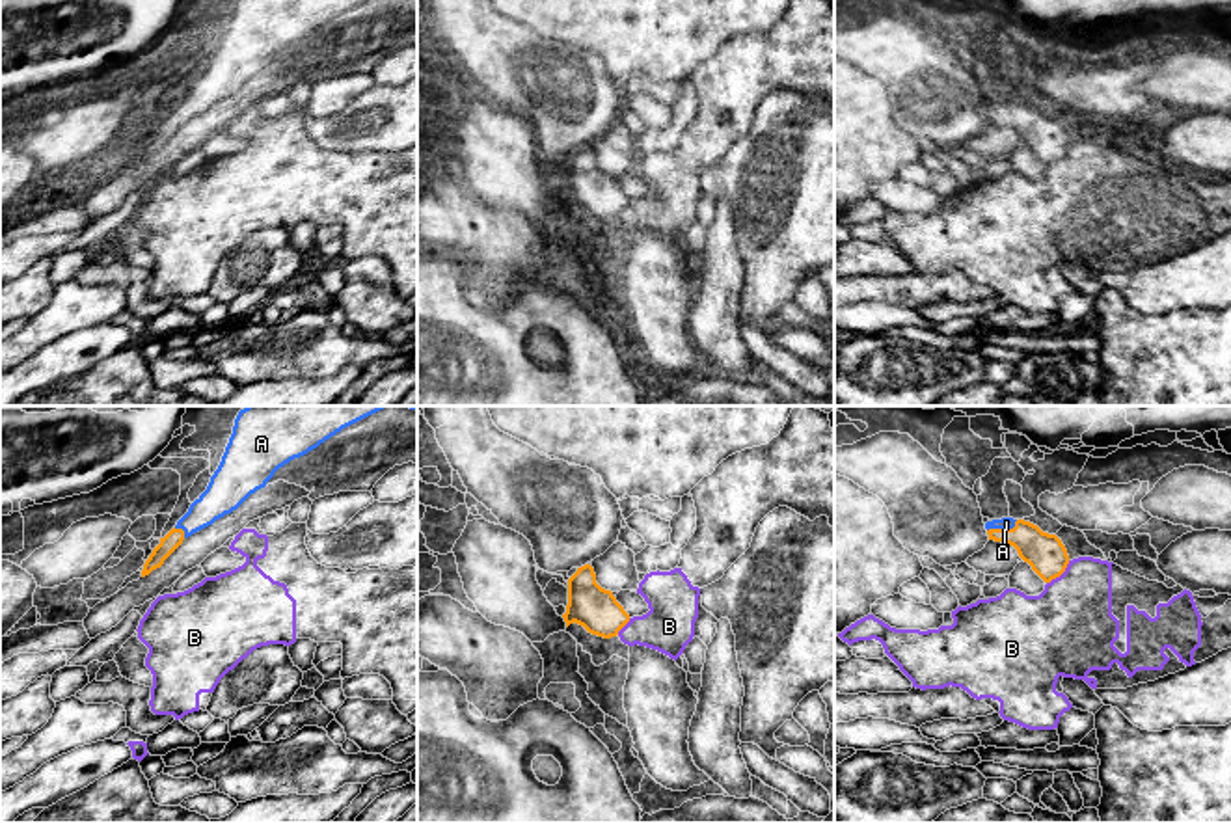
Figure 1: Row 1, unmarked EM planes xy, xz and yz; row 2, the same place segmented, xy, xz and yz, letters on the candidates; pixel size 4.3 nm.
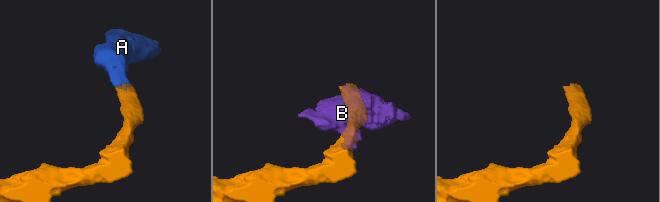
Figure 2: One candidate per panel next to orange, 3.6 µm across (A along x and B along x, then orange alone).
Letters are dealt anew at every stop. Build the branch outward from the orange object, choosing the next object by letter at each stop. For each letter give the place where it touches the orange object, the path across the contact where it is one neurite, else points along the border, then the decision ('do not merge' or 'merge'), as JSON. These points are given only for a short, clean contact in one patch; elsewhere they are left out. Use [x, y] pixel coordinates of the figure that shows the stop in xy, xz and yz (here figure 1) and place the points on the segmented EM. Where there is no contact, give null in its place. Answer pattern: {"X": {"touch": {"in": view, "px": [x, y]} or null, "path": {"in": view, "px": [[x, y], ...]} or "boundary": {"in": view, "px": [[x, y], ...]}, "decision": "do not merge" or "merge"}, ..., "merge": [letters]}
{"A": {"touch": {"in": "yz", "px": [1002, 529]}, "path": {"in": "yz", "px": [[1045, 553], [1023, 535], [1002, 529], [1006, 522]]}, "decision": "merge"}, "B": {"touch": {"in": "yz", "px": [1060, 574]}, "boundary": {"in": "yz", "px": [[1069, 561], [1047, 583]]}, "decision": "do not merge"}, "merge": ["A"]}

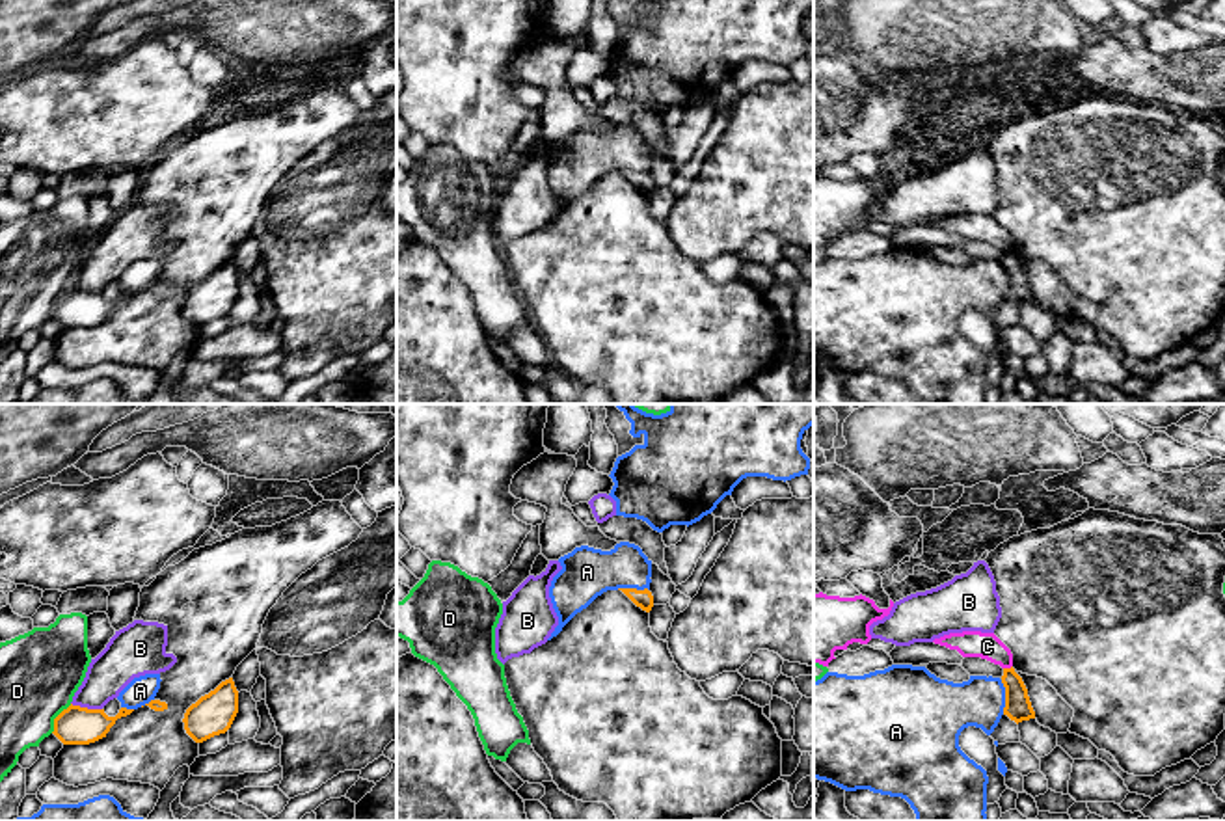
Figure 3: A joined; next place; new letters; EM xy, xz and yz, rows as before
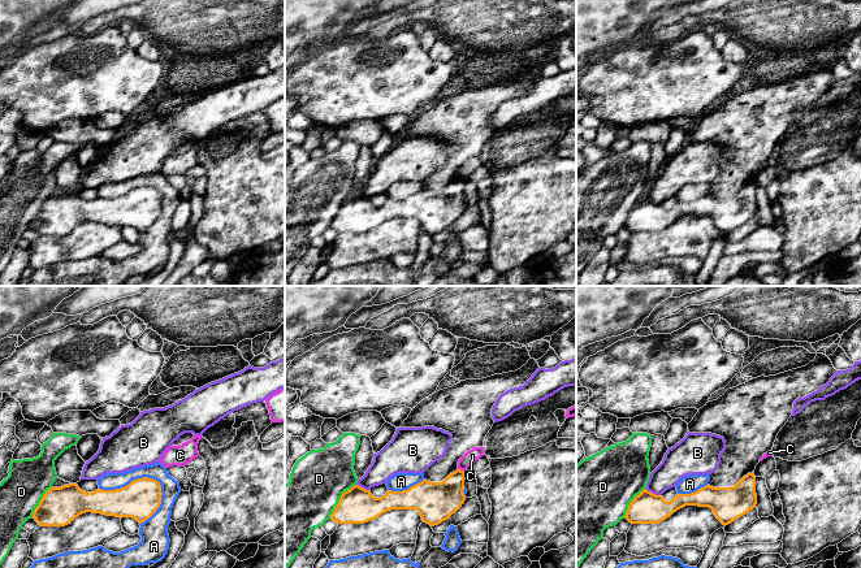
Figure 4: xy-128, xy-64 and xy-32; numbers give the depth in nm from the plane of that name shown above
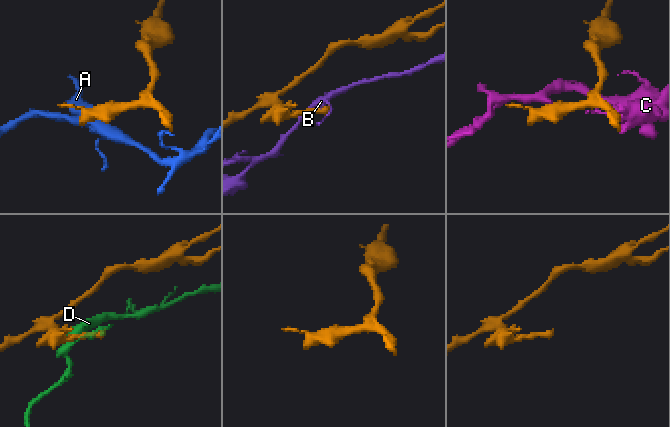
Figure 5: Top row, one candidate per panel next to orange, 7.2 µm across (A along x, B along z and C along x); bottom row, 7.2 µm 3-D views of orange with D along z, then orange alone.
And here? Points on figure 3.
{"A": {"touch": {"in": "yz", "px": [1006, 697]}, "decision": "do not merge"}, "B": {"touch": {"in": "xy", "px": [86, 708]}, "boundary": {"in": "xy", "px": [[71, 702], [101, 710]]}, "decision": "do not merge"}, "C": {"touch": {"in": "yz", "px": [1008, 669]}, "boundary": {"in": "yz", "px": [[1011, 665], [1004, 669]]}, "decision": "do not merge"}, "D": {"touch": {"in": "xy", "px": [56, 717]}, "decision": "do not merge"}, "merge": []}

